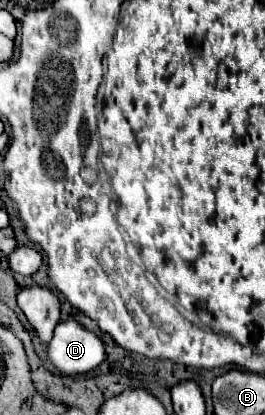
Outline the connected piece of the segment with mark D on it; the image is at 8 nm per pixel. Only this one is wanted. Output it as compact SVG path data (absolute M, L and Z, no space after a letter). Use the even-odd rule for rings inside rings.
M67 320L55 328L49 358L61 374L85 374L105 360L105 344L79 322Z

